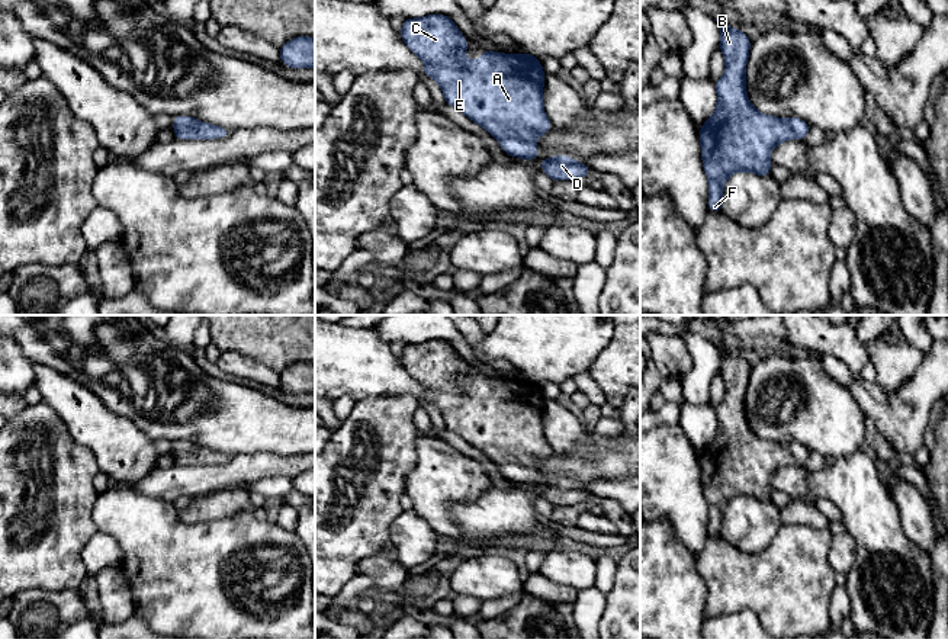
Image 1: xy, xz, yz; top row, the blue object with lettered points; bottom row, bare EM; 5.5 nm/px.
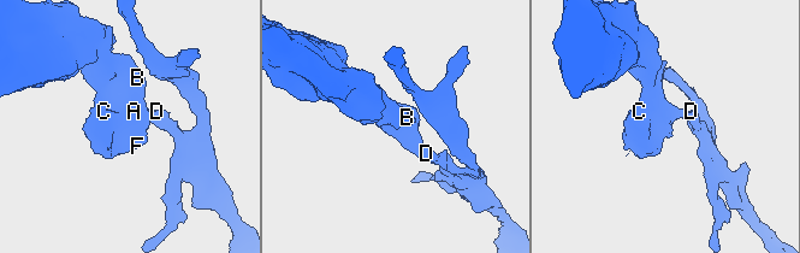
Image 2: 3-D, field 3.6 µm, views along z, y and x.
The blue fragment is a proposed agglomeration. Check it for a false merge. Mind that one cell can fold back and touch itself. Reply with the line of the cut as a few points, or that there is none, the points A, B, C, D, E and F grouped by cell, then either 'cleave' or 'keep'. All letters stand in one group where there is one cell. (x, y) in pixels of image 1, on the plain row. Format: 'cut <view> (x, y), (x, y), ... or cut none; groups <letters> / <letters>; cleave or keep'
cut none; groups A B C D E F; keep

